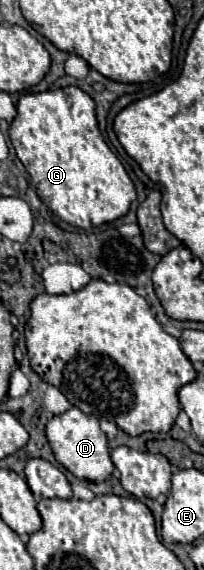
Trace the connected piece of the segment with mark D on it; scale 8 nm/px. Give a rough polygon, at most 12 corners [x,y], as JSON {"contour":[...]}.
{"contour":[[72,406],[46,436],[76,478],[104,482],[114,464],[92,414]]}

